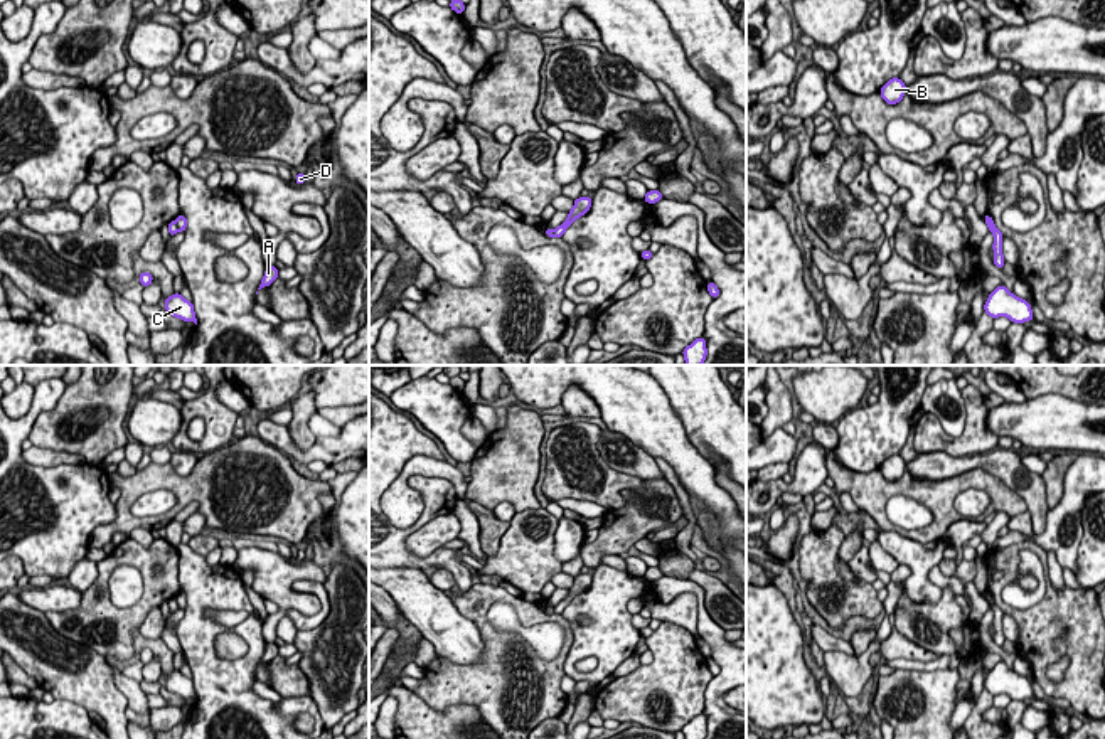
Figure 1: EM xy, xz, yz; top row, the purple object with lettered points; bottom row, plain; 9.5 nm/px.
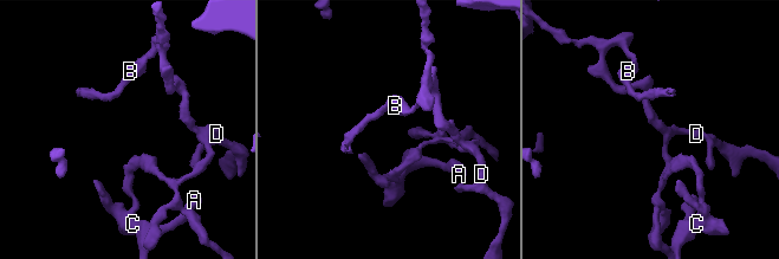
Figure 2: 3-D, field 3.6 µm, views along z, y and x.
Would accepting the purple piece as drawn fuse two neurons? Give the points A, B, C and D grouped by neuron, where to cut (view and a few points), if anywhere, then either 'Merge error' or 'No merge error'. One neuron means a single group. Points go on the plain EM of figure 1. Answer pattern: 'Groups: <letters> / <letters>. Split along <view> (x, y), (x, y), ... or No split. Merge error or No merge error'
Groups: A C / B D. Split along xy (174, 598), (179, 606). Merge error

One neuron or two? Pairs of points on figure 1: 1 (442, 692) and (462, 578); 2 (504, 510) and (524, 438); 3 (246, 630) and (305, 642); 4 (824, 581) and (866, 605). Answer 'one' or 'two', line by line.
1: two
2: two
3: two
4: one

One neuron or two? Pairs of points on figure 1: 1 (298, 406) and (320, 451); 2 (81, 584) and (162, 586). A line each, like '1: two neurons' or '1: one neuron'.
1: two neurons
2: two neurons

